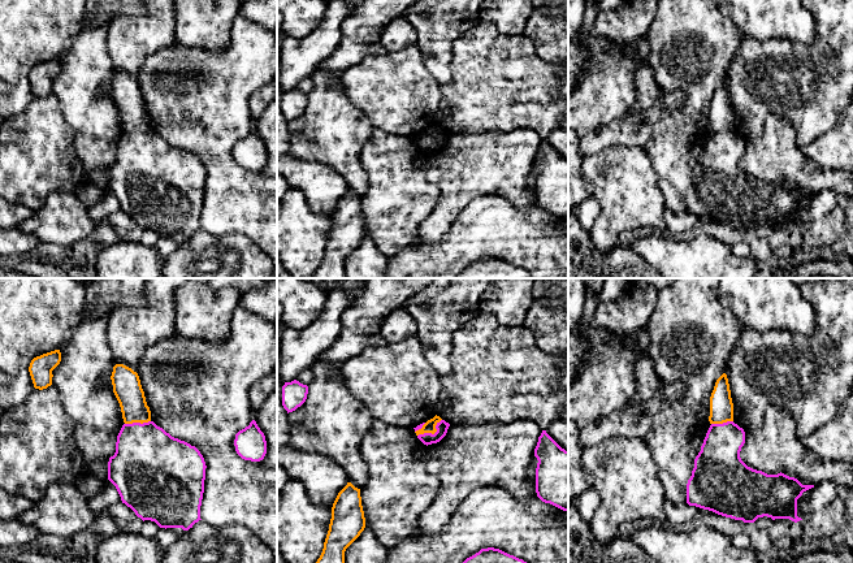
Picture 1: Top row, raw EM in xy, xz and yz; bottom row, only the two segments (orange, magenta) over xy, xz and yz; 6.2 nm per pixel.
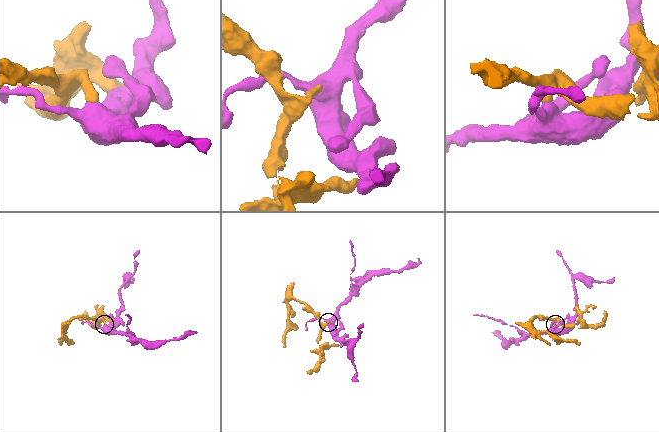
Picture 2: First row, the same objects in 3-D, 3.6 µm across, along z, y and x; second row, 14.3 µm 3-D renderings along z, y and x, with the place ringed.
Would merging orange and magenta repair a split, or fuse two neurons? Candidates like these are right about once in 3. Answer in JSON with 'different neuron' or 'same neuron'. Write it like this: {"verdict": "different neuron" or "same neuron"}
{"verdict": "different neuron"}

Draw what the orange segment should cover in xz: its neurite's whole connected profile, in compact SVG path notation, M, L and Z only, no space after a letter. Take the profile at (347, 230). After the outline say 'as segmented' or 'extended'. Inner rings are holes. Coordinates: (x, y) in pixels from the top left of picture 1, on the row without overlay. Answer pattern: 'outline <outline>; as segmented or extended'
outline M347 191L333 212L324 257L313 278L346 278L345 260L364 237L360 198Z; as segmented

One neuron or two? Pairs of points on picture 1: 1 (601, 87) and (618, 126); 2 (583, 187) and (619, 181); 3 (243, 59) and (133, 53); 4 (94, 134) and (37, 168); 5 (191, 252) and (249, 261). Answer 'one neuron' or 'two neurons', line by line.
1: two neurons
2: two neurons
3: two neurons
4: two neurons
5: one neuron

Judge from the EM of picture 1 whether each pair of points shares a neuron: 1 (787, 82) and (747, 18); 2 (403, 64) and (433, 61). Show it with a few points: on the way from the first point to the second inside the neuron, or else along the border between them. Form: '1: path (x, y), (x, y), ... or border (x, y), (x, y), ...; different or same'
1: border (744, 37), (758, 40), (792, 40); different
2: border (418, 43), (424, 66), (440, 85); different

